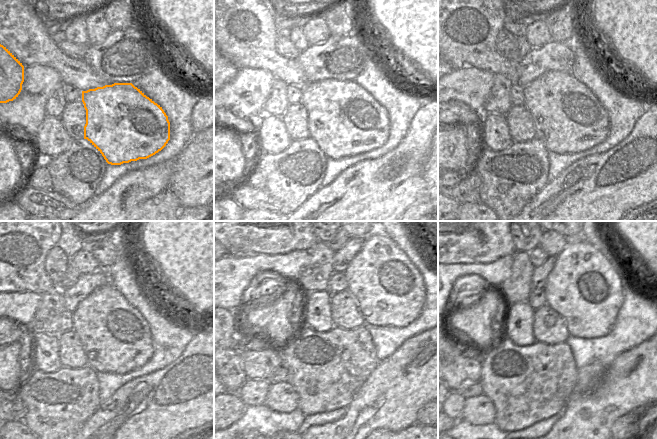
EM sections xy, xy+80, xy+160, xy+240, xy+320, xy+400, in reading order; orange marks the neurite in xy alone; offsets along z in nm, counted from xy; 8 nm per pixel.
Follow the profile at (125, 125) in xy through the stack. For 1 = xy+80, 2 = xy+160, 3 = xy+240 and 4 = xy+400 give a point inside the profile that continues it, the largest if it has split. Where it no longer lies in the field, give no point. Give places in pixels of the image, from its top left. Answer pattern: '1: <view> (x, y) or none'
1: xy+80 (344, 119)
2: xy+160 (567, 117)
3: xy+240 (114, 335)
4: xy+400 (581, 287)

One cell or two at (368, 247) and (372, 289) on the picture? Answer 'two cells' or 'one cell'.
one cell

